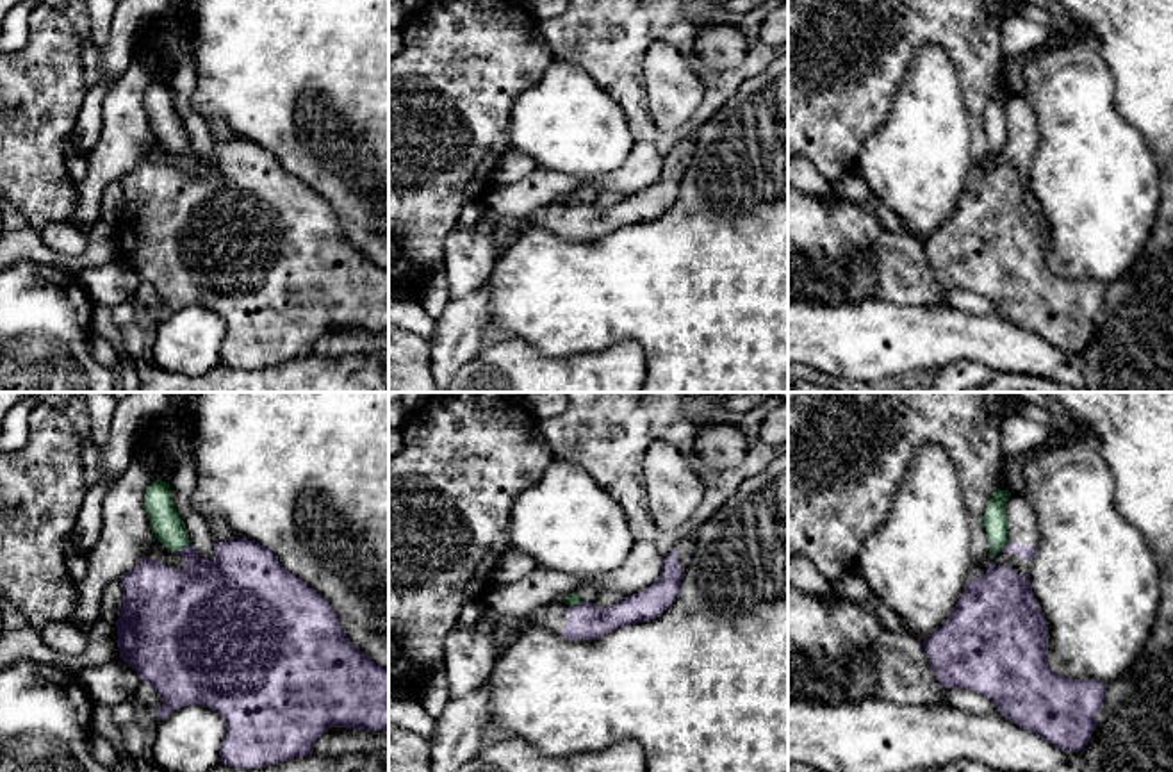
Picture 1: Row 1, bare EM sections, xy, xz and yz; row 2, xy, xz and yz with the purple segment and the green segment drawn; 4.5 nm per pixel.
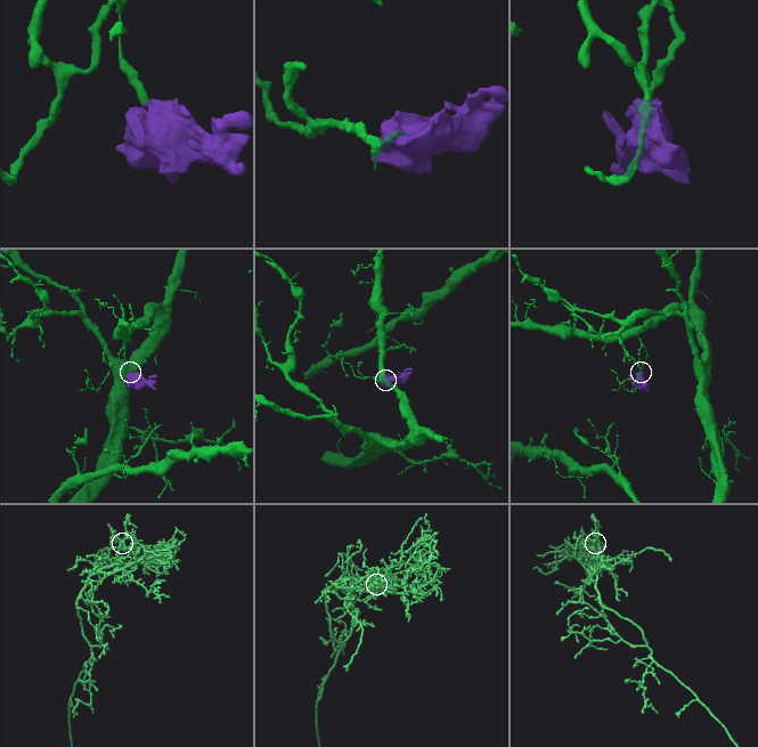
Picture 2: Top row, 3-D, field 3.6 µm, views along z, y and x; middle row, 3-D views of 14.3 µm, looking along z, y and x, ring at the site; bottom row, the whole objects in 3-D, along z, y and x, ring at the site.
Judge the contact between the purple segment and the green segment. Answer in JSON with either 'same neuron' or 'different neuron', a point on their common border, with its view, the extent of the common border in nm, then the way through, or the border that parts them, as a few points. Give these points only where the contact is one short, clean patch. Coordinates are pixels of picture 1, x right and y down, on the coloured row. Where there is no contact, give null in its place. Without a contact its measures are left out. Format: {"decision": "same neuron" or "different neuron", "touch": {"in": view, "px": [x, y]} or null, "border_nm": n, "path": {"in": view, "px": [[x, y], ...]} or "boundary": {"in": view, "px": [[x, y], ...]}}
{"decision": "different neuron", "touch": {"in": "xy", "px": [184, 548]}, "border_nm": 90, "boundary": {"in": "xy", "px": [[189, 542], [175, 553]]}}

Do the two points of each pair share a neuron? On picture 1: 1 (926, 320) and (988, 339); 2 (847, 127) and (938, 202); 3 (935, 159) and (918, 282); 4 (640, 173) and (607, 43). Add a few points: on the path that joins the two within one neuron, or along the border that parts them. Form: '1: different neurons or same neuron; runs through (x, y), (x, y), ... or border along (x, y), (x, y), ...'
1: same neuron; runs through (942, 334), (972, 337)
2: different neurons; border along (890, 107), (890, 113), (863, 143), (858, 166)
3: different neurons; border along (908, 232), (922, 243)
4: same neuron; runs through (642, 141), (642, 125), (621, 75)

